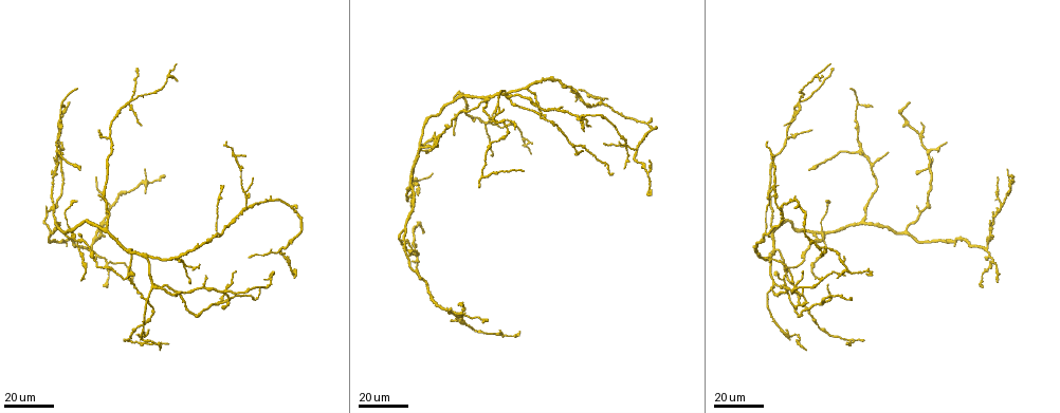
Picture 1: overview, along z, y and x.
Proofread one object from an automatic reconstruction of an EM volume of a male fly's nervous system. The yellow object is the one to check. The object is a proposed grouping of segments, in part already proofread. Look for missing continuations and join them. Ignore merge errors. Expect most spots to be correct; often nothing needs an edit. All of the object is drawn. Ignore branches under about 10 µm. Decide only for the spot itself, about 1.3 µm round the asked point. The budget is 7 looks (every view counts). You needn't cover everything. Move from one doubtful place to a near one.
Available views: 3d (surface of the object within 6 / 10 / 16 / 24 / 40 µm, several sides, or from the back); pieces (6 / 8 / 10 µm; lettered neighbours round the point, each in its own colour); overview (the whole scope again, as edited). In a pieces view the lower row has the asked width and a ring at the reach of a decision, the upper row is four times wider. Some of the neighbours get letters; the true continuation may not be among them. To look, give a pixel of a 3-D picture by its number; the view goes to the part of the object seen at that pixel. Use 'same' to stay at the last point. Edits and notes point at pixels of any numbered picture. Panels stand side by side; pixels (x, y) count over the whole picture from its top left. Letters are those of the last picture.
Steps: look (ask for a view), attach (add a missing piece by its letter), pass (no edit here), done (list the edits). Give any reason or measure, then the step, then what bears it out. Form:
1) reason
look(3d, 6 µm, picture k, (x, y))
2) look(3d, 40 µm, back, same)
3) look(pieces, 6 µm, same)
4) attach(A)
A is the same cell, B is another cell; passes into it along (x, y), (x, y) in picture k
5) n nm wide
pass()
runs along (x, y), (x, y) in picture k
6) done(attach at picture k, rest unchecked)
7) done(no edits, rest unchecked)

free end
look(3d, 24 µm, picture 1, (80, 279))

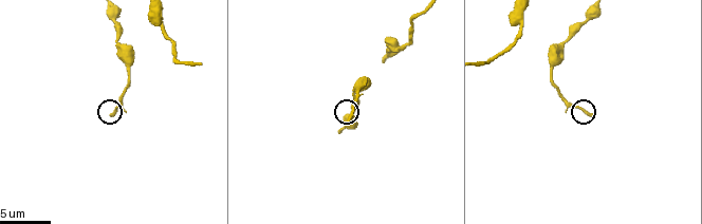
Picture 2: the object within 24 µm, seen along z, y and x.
look(pieces, 6 µm, picture 2, (593, 114))

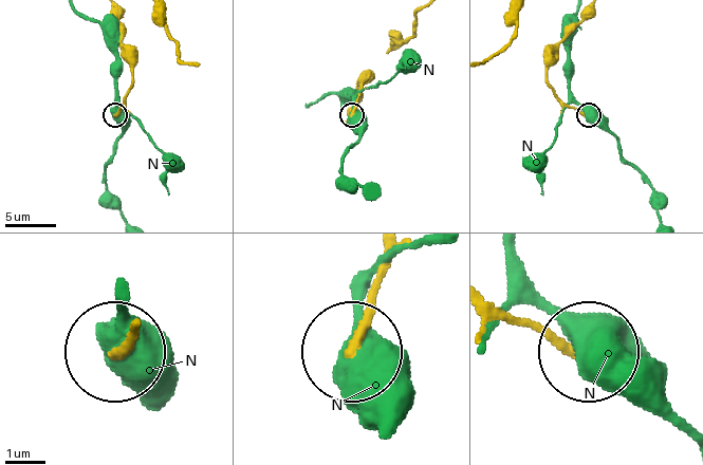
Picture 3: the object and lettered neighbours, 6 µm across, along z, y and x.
200 nm wide
pass()
N is another cell; runs along (387, 258), (356, 346) in picture 3; none of them fits

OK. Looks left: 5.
end of a long branch
look(3d, 24 µm, picture 1, (808, 171))

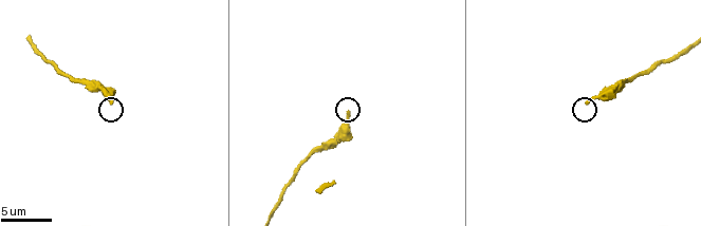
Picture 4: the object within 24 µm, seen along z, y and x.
what lies round it
look(pieces, 8 µm, picture 4, (586, 103))

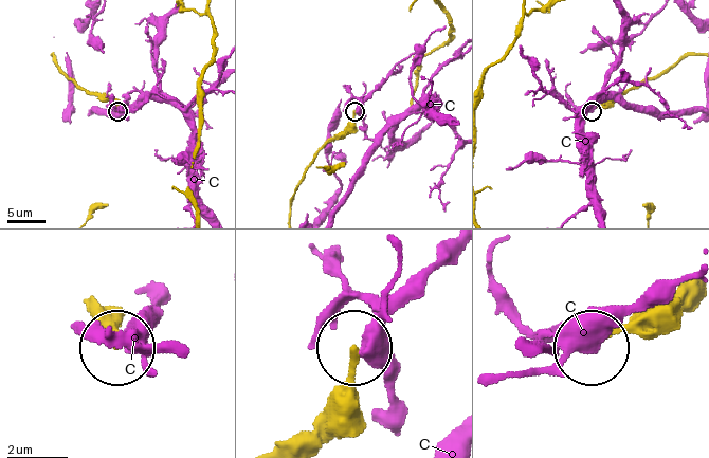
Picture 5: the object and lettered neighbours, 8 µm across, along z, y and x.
pass()
C is another cell; runs along (290, 211), (291, 198), (306, 167), (345, 127), (353, 111) in picture 5; no lettered piece goes on from it

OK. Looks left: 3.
look(3d, 16 µm, picture 1, (1008, 175))

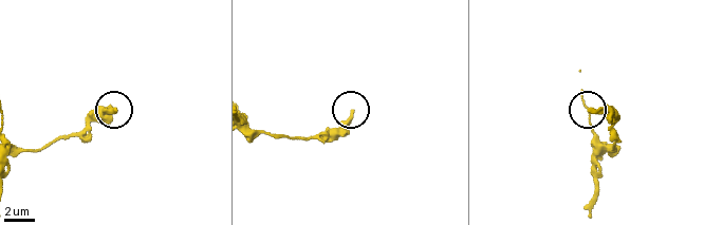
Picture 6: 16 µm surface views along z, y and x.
look(pieces, 6 µm, picture 6, (588, 108))

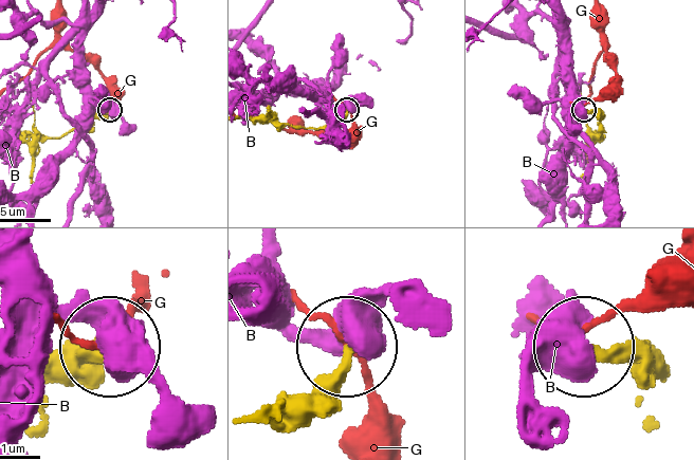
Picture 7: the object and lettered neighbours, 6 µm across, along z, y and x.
260 nm wide
pass()
B and G are other cells; no lettered piece goes on from it

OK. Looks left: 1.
done(no edits, rest unchecked)

